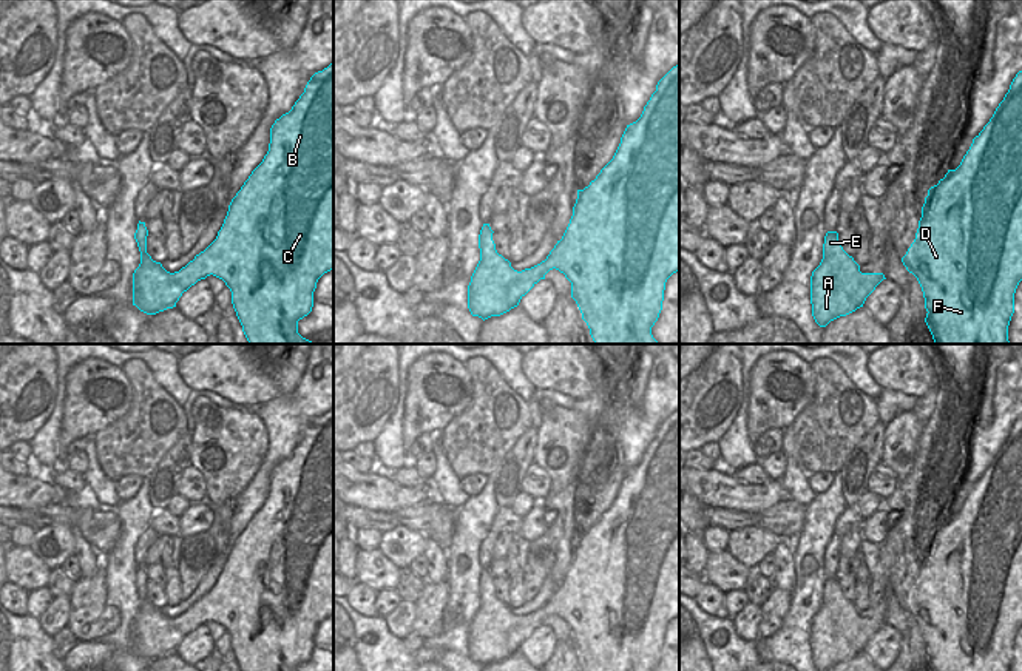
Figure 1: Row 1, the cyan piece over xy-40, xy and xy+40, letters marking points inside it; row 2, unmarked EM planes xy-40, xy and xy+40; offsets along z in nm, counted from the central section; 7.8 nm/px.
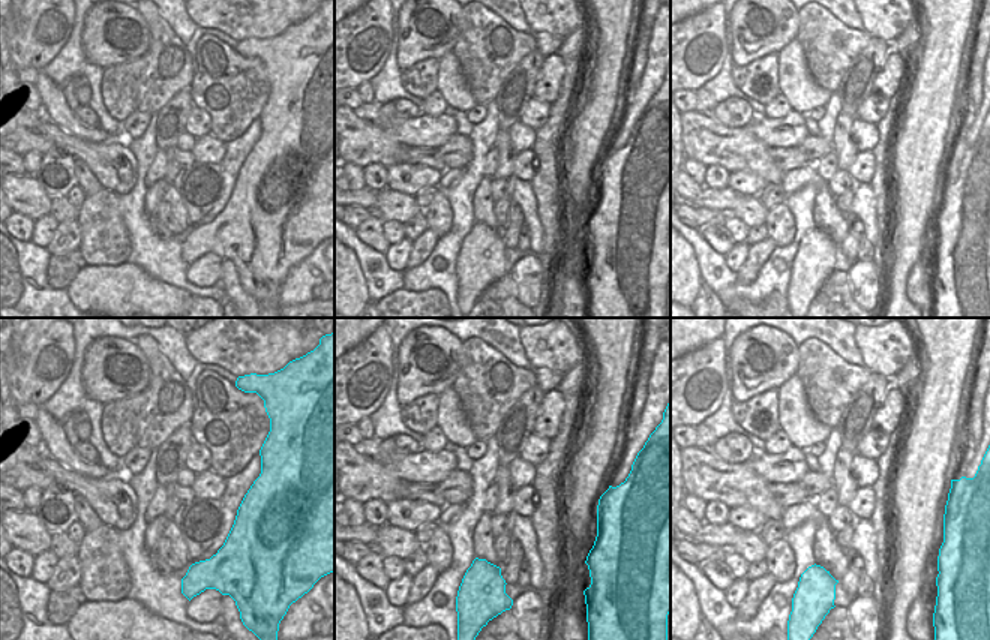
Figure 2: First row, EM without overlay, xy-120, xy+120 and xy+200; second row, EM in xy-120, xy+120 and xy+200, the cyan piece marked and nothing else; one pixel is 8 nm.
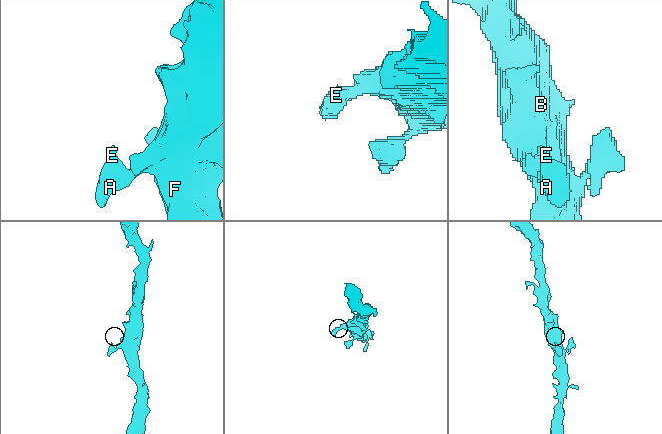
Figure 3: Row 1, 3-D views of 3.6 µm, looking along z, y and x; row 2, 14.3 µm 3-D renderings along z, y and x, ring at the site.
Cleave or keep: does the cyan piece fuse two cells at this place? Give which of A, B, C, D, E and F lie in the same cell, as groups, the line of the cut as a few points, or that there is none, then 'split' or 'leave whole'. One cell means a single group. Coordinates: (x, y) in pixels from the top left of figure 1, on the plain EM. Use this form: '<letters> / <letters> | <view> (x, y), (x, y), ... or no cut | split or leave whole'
A B C D E F | no cut | leave whole

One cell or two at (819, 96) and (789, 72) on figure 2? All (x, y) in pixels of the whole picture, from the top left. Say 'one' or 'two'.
one

